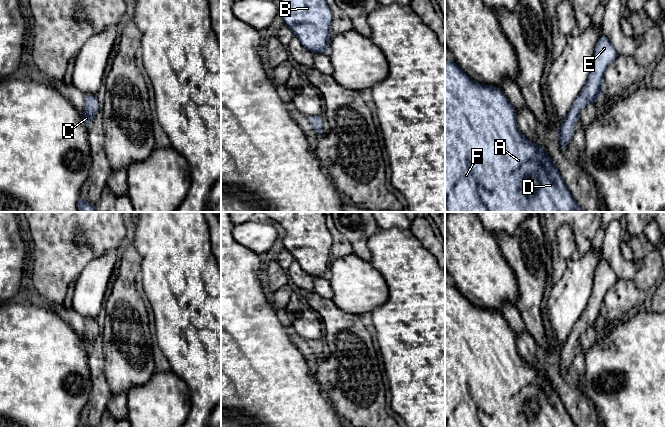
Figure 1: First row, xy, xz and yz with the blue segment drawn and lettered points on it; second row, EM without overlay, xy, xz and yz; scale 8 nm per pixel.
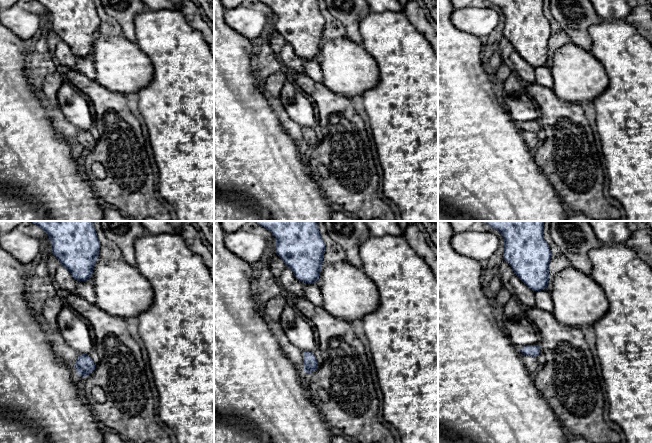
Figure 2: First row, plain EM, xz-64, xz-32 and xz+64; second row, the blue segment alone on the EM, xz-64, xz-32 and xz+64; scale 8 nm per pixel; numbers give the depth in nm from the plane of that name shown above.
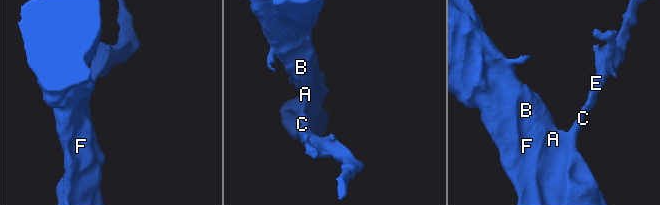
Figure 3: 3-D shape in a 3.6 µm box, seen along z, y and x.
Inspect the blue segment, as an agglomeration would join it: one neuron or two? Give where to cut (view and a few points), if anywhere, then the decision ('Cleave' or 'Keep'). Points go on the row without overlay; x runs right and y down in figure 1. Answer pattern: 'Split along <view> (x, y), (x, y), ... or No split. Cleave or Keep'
No split. Keep

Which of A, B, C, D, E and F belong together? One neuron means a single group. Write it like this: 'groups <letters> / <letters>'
groups A B C D E F

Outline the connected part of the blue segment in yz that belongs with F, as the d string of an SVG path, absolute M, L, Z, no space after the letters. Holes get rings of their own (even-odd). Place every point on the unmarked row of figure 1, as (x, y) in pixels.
M445 283L445 427L577 427L567 412L556 388L547 374L530 366L519 355L515 332L505 321L502 313L474 306L456 286ZM534 400L537 403L536 415L530 418L525 412L525 403Z

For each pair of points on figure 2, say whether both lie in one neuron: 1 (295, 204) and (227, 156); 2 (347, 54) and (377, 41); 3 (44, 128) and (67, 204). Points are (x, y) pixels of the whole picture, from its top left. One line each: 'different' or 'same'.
1: same
2: different
3: same

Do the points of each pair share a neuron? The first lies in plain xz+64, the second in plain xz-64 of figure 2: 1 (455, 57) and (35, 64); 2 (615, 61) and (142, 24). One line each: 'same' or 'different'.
1: different
2: same

